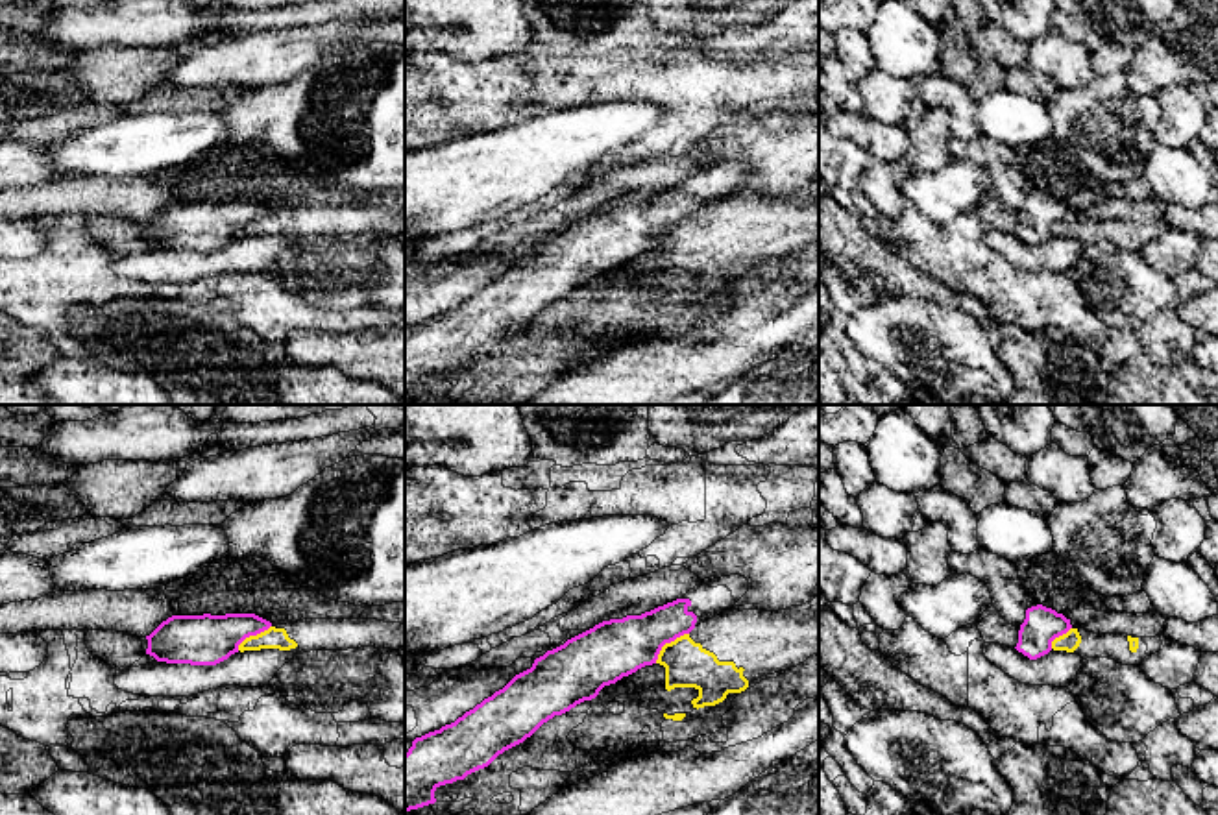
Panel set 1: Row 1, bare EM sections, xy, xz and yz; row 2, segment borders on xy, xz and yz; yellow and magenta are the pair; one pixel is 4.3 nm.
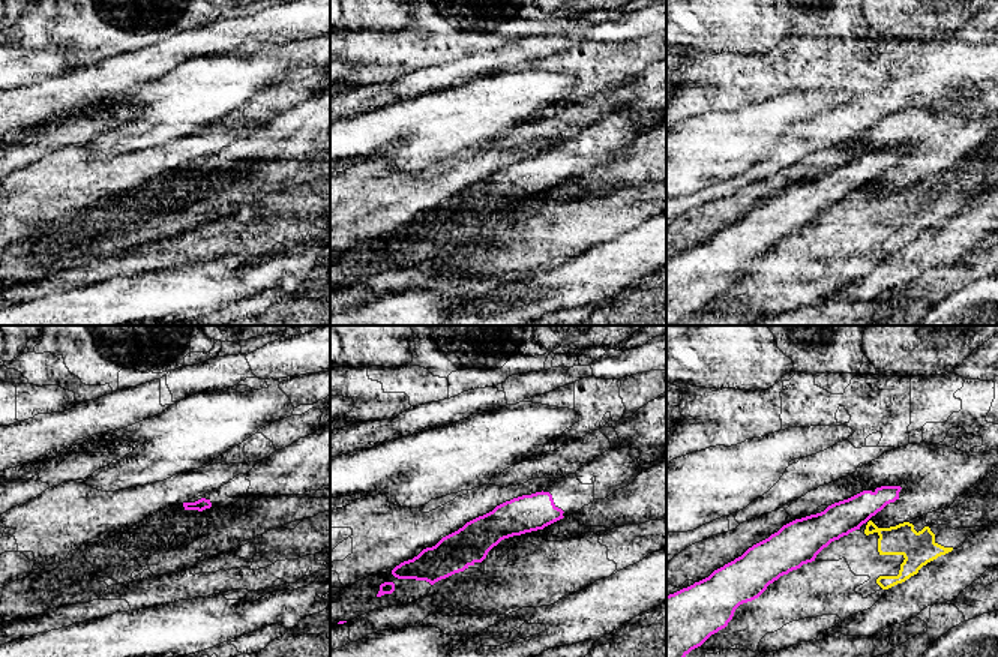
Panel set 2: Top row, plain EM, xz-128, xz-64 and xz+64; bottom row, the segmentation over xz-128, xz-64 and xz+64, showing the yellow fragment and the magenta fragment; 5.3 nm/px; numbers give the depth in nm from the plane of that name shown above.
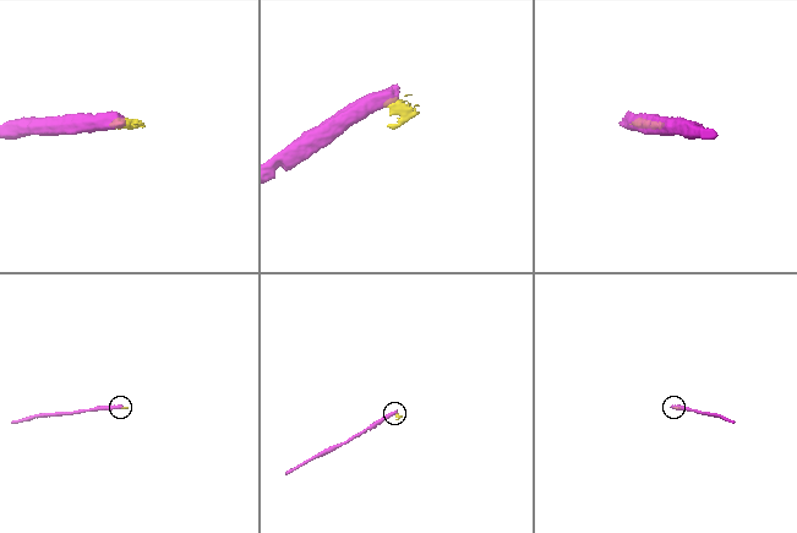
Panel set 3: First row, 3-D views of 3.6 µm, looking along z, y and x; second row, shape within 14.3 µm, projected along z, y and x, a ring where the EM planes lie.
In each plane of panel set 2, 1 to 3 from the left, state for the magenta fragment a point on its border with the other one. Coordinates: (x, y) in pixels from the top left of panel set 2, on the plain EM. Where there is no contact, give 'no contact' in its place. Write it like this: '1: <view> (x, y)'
1: no contact
2: no contact
3: no contact

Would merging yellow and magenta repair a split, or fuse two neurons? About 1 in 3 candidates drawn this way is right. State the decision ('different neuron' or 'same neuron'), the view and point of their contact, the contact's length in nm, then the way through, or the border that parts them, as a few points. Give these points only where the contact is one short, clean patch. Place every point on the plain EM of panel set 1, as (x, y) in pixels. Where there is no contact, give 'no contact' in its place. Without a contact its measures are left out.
different neuron; contact xz (668, 230); length 200 nm; border xz (688, 218), (668, 228), (655, 248)

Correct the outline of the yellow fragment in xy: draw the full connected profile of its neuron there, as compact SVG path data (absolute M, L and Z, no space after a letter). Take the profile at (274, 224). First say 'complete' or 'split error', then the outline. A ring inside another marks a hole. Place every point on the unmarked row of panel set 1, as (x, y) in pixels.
split error | M303 205L272 211L268 216L246 224L238 237L279 235L303 240L360 233L405 237L405 211L377 205Z

